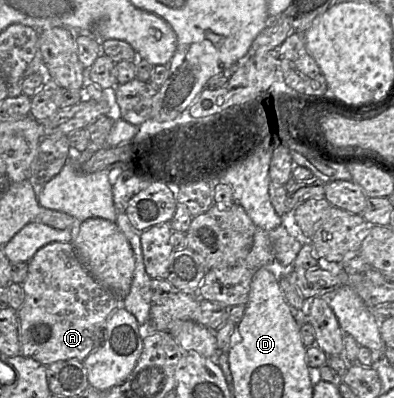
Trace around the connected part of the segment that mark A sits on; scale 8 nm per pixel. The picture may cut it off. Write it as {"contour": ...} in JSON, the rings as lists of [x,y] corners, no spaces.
{"contour":[[[51,242],[38,249],[28,262],[28,273],[22,286],[25,299],[17,310],[20,353],[44,366],[70,359],[84,361],[100,347],[99,344],[105,335],[104,322],[108,321],[112,312],[121,305],[121,299],[97,282],[85,269],[72,242]]]}

